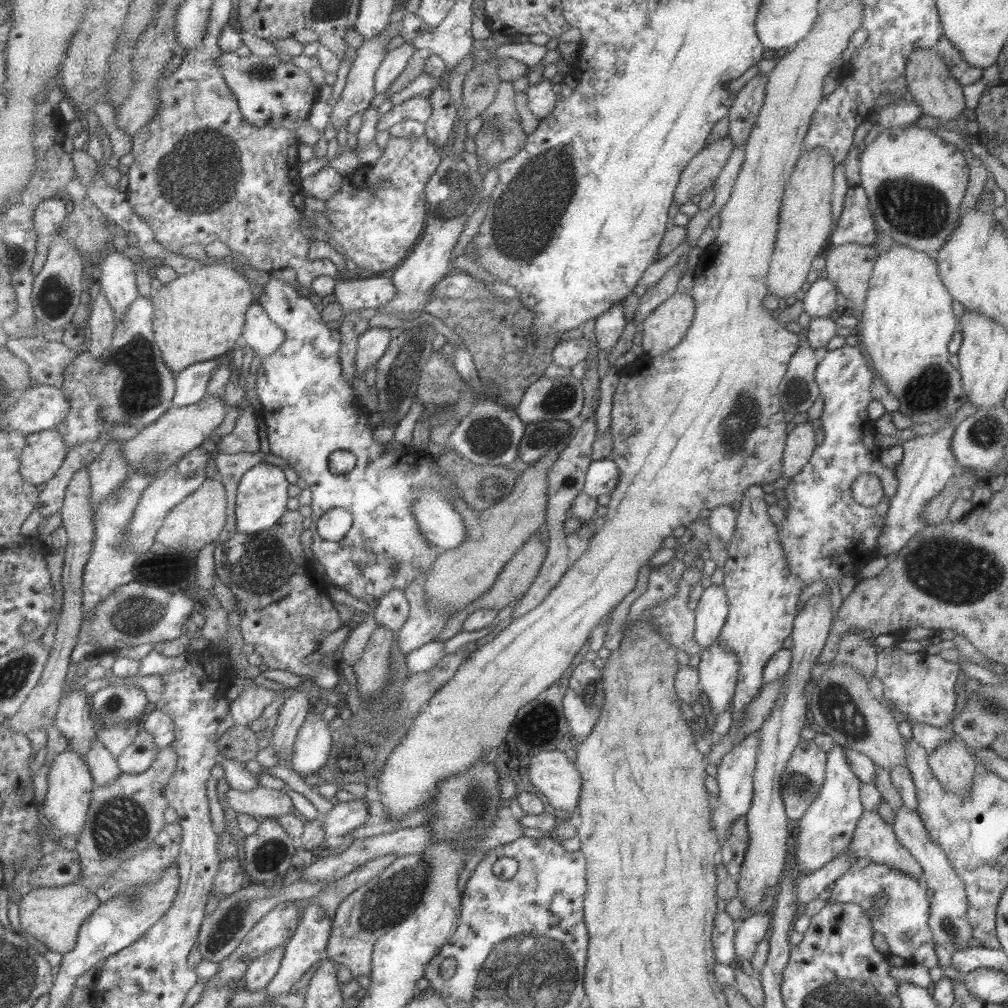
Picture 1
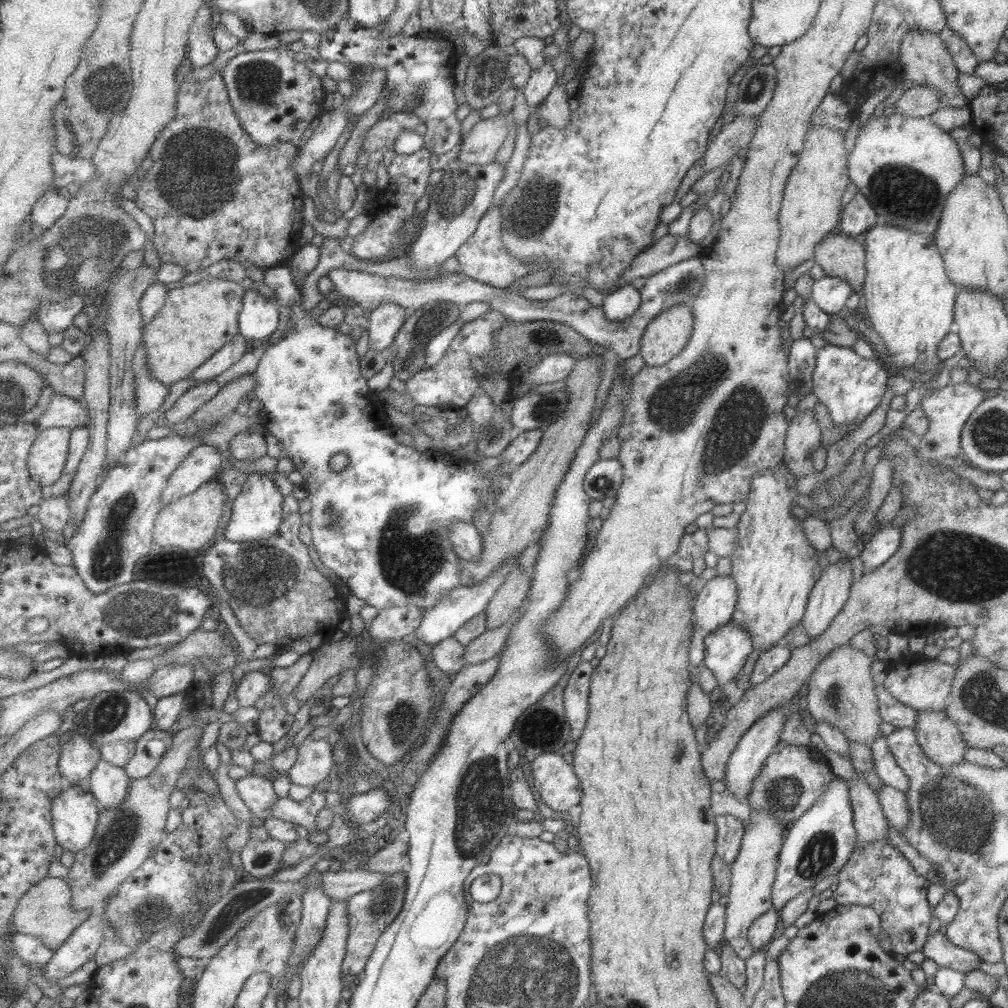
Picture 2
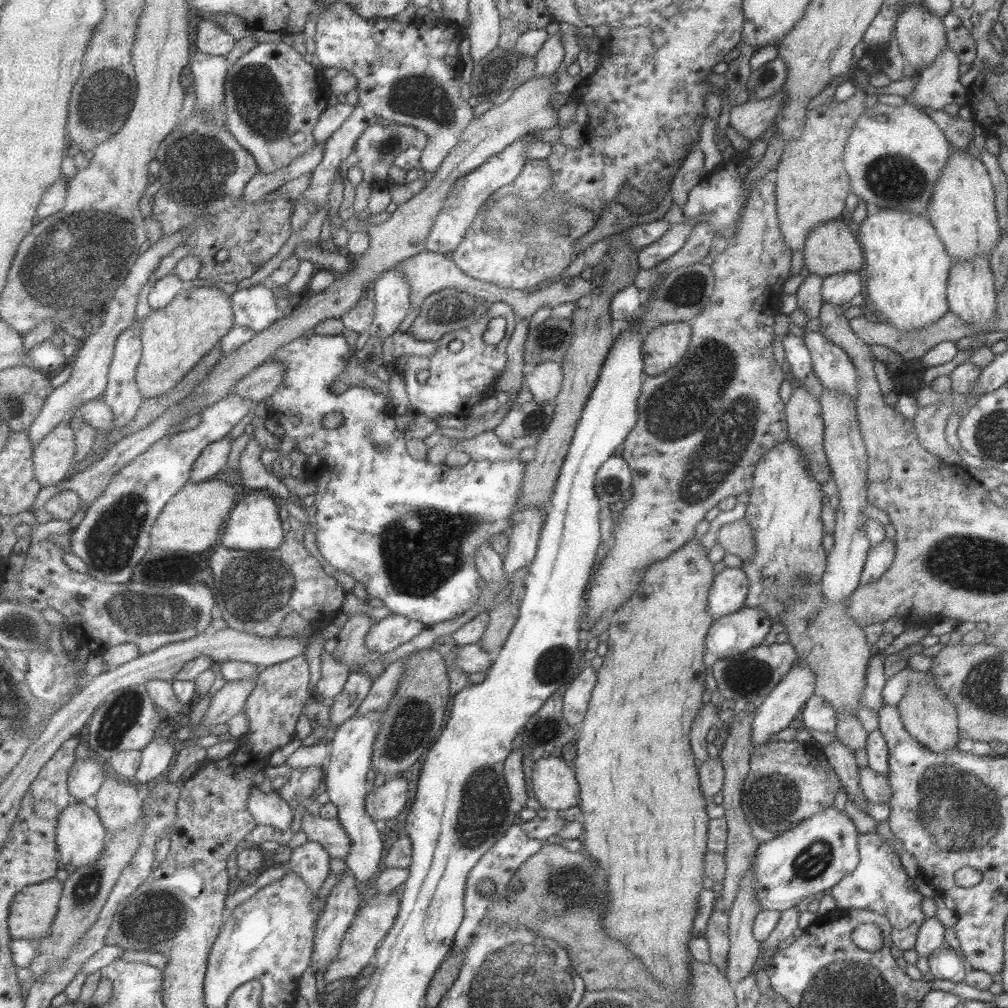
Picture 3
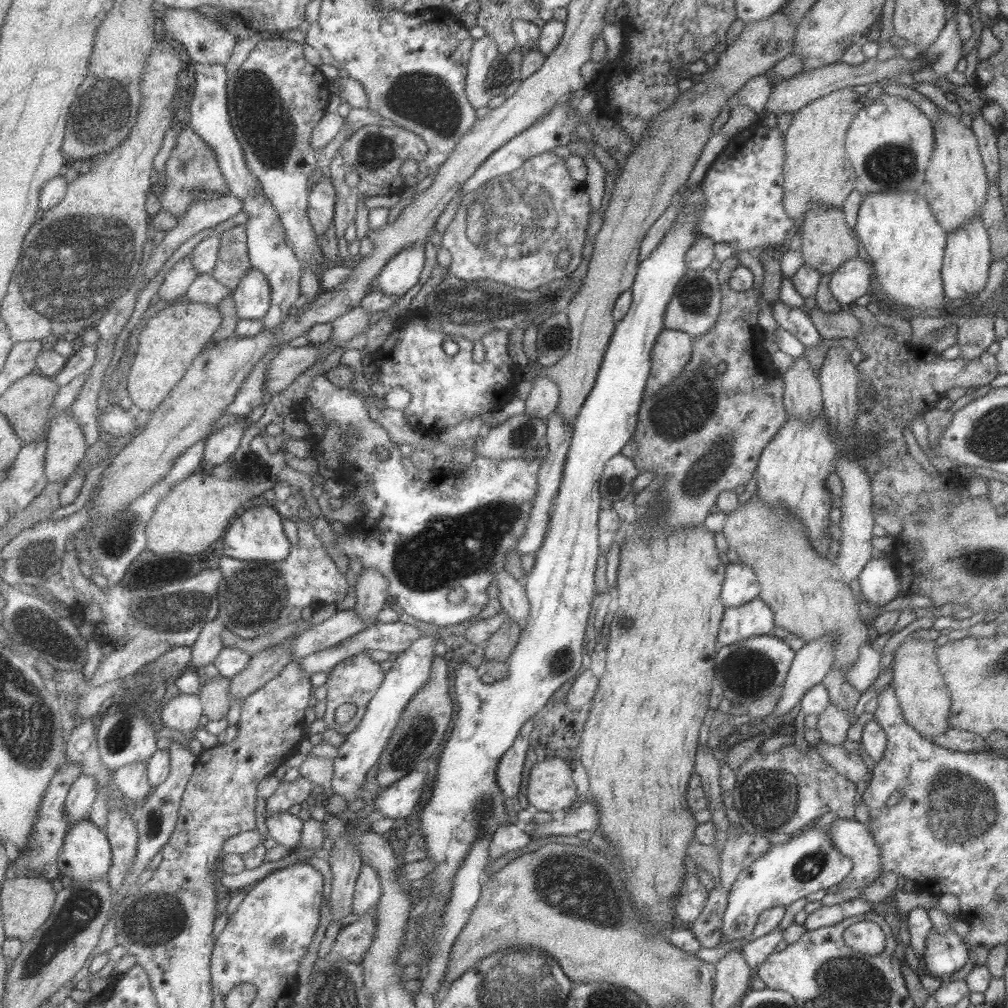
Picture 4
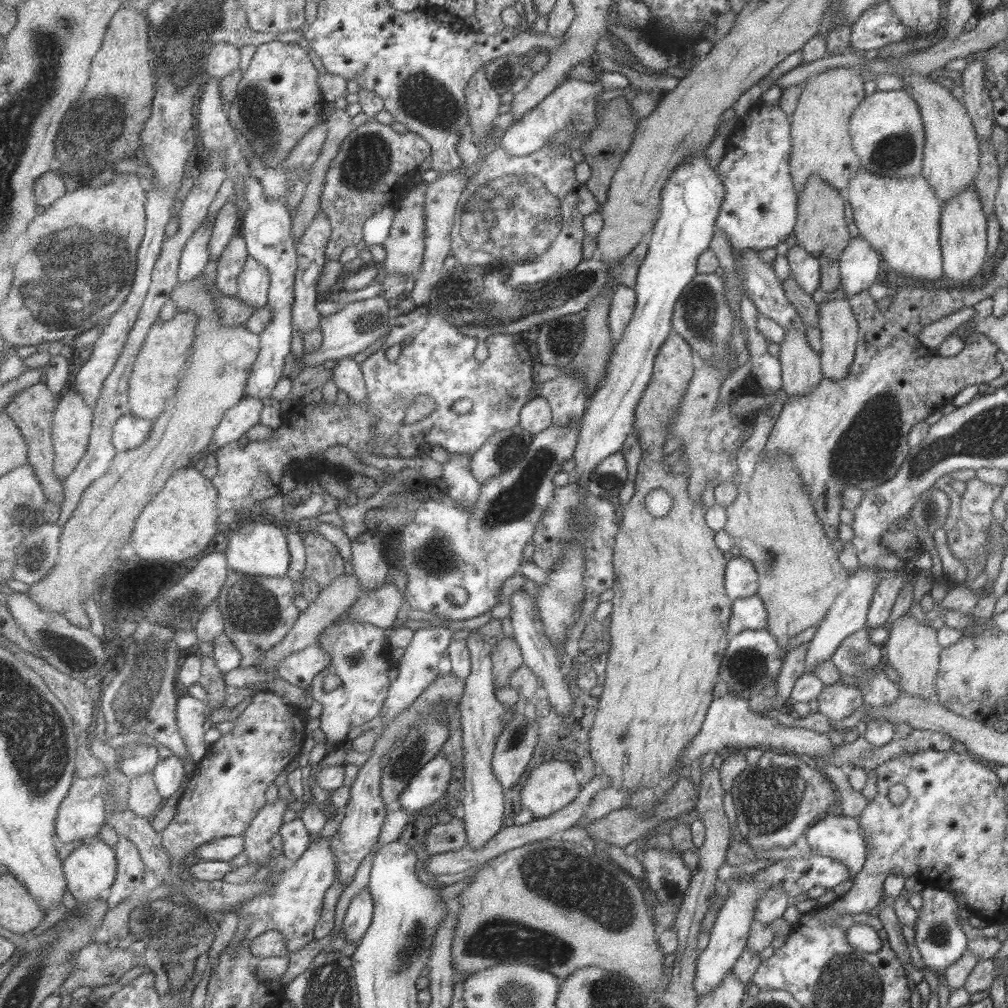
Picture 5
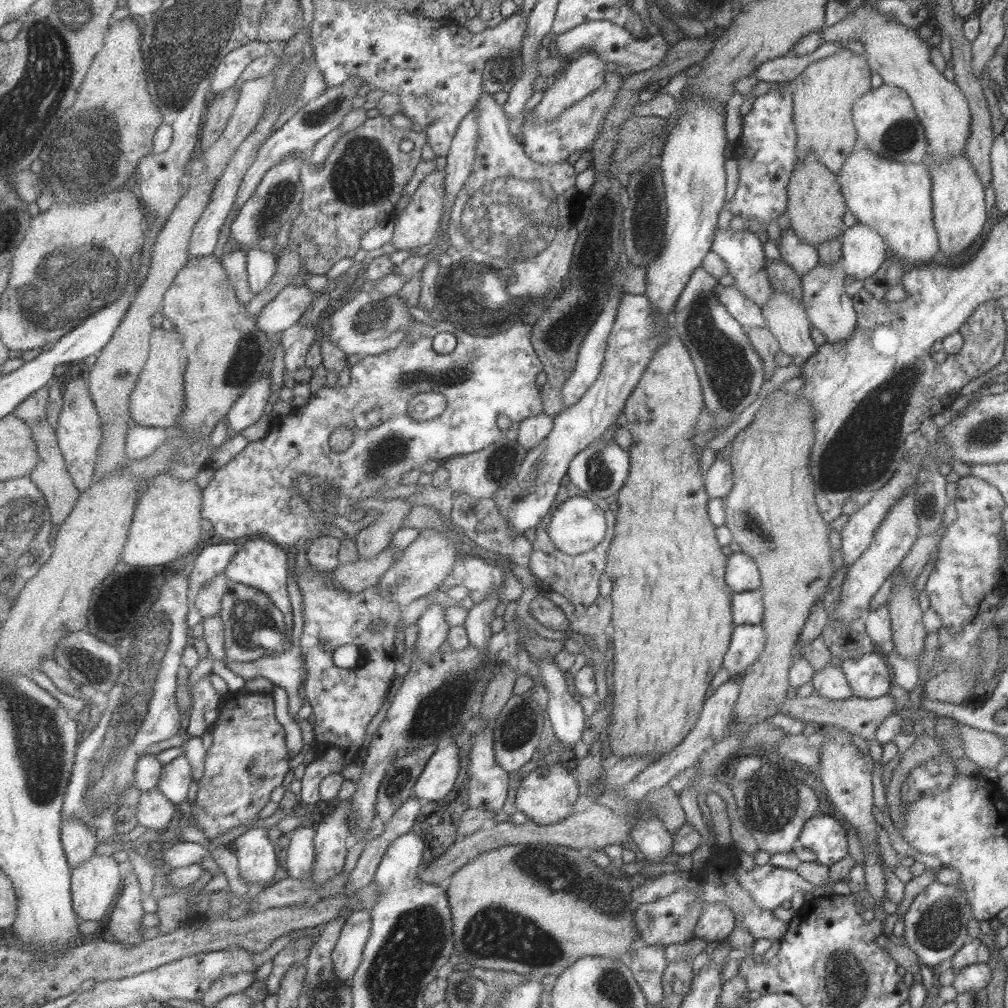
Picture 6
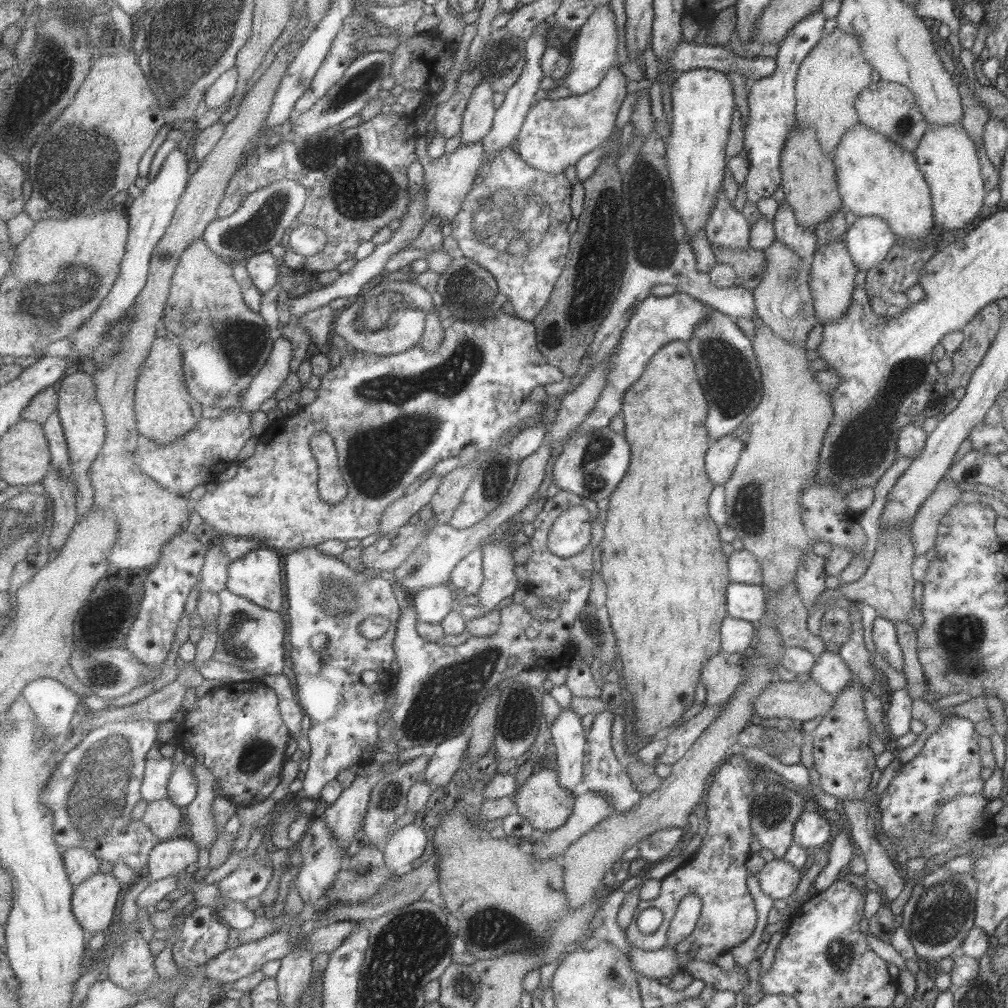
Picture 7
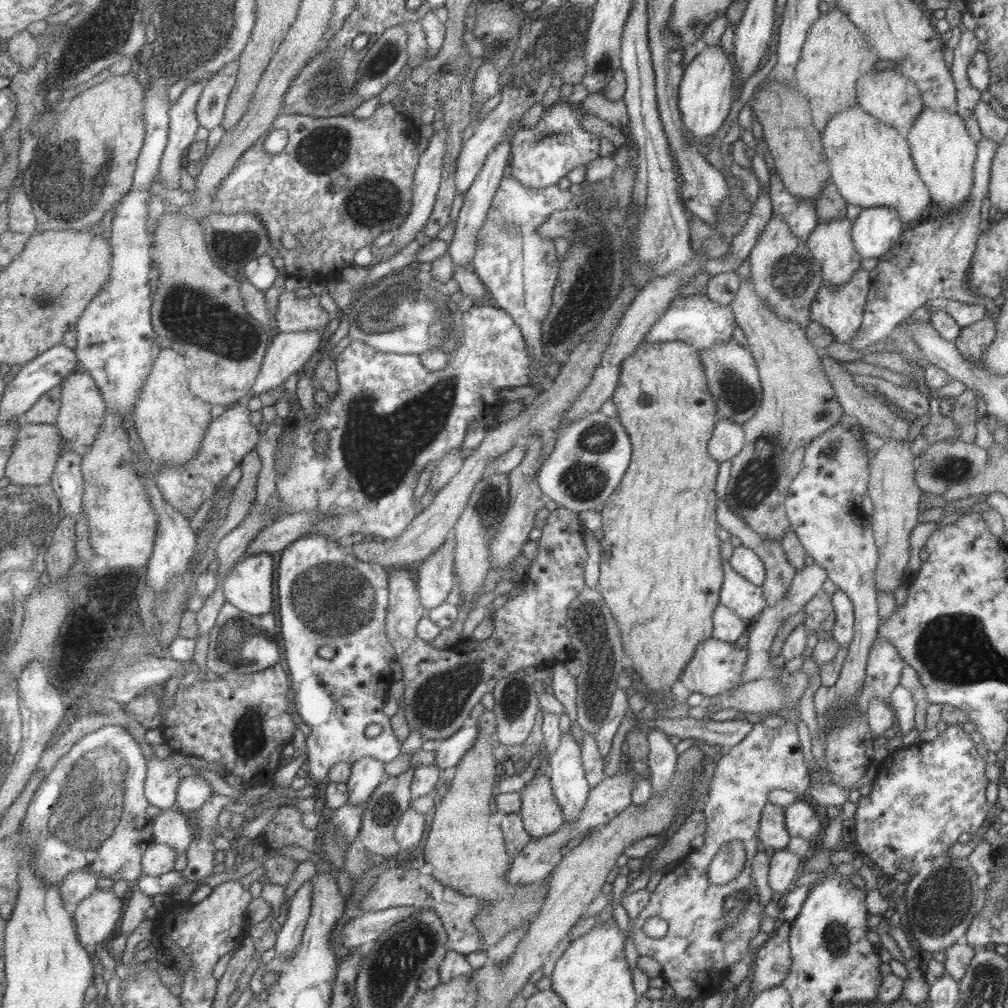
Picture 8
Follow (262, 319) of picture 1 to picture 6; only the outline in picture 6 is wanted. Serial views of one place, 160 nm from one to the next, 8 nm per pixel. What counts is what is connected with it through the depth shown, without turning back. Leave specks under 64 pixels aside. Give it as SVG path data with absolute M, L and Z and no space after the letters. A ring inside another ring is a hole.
M255 246L247 250L248 275L255 294L265 290L278 271L278 260L272 252Z

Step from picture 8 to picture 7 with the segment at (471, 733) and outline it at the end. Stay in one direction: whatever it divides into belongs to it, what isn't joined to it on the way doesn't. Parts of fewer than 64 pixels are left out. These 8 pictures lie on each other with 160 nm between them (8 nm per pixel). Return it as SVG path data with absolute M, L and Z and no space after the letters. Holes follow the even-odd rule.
M459 735L455 738L443 741L436 746L436 752L430 760L426 778L433 787L445 786L453 780L457 770L461 768L463 760L467 759L467 750L470 738Z

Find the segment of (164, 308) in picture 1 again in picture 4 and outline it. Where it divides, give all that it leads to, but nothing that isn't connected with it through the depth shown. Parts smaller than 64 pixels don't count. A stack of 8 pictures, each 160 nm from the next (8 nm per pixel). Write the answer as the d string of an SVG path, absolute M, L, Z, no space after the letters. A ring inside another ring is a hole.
M181 297L147 321L136 352L132 372L128 378L129 393L137 411L155 413L167 396L174 391L194 364L195 358L211 344L223 315L218 305L199 304Z

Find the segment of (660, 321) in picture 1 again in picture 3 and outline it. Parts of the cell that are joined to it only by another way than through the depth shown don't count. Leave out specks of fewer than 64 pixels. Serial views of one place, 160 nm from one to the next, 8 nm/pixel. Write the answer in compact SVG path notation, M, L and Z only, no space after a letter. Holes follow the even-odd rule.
M669 322L652 328L642 337L643 372L649 377L671 369L690 343L691 323Z

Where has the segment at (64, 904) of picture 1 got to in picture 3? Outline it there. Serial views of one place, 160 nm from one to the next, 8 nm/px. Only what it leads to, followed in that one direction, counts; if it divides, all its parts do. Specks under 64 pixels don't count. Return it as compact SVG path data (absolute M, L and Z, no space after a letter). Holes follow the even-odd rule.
M54 877L19 893L11 904L11 936L37 942L51 935L64 886L64 882Z

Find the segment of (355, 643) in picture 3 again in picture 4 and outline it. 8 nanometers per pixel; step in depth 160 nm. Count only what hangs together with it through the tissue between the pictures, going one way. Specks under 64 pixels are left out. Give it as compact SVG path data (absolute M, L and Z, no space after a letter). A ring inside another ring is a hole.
M363 566L362 573L357 576L355 589L355 609L368 626L377 623L377 614L387 606L385 602L391 600L389 579L379 569Z

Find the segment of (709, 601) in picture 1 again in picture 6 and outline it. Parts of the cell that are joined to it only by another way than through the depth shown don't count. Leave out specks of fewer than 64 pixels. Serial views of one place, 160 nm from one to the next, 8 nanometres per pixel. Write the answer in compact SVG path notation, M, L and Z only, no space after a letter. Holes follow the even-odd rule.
M732 552L726 556L724 581L733 593L759 589L760 574L755 561L744 552Z

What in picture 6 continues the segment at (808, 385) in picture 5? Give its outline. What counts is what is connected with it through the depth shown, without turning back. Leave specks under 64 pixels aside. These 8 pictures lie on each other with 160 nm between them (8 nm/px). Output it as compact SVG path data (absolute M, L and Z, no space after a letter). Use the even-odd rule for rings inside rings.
M773 289L760 311L764 326L776 338L780 350L791 357L790 364L803 366L818 346L810 337L813 326L802 301Z

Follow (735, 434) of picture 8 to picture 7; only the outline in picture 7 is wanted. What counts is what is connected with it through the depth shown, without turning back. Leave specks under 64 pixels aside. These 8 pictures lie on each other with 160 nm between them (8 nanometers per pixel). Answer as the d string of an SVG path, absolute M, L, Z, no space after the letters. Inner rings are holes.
M730 434L709 442L704 469L714 486L722 485L731 476L741 450L742 443Z

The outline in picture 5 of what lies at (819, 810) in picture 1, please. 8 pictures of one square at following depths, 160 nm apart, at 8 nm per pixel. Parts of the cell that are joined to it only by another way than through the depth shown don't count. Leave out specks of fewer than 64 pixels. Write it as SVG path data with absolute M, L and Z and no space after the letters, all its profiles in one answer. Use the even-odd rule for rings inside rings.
M809 852L803 857L773 862L773 865L749 875L751 879L743 879L743 881L735 883L730 882L728 884L729 897L724 900L723 905L718 910L713 928L708 932L707 946L700 951L696 960L692 988L697 995L697 999L721 985L721 981L727 977L727 973L732 972L733 965L745 949L747 934L749 934L751 922L754 920L755 902L769 888L779 888L779 892L785 892L785 896L792 900L799 894L807 893L814 886L831 889L841 881L847 881L848 875L847 868L839 861Z

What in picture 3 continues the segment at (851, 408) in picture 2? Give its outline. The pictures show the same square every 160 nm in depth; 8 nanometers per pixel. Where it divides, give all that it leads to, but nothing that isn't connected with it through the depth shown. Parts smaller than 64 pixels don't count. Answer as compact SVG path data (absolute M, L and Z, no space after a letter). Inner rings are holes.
M803 326L803 342L809 349L812 372L825 390L835 390L855 402L857 375L847 353L818 330Z

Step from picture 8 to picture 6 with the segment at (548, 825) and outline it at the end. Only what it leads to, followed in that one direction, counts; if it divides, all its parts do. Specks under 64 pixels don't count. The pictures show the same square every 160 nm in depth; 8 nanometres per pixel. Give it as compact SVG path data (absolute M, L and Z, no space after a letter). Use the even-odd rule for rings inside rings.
M559 762L529 772L517 787L514 803L516 810L522 812L533 823L547 825L569 816L579 793L579 784L573 777L572 768L563 767L562 762Z

